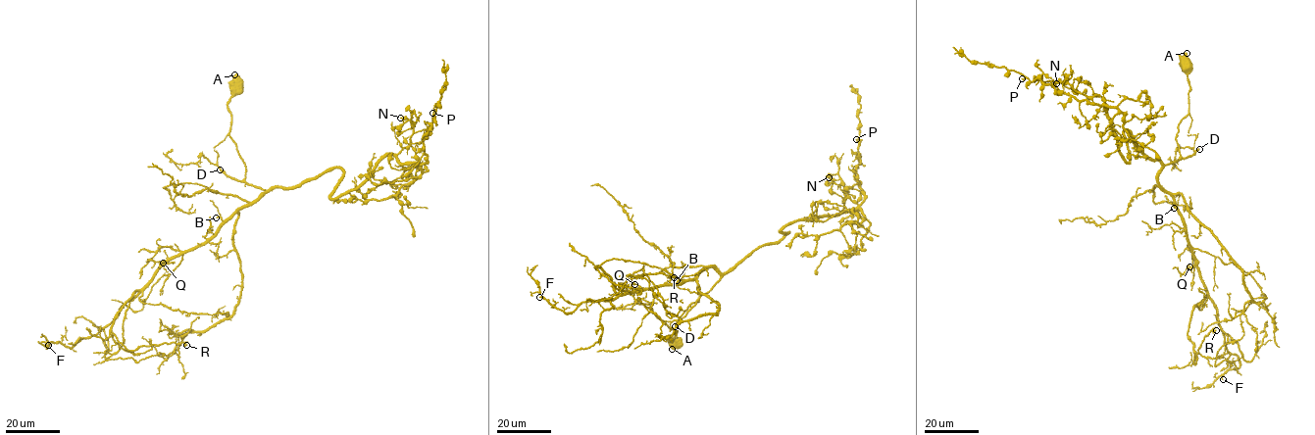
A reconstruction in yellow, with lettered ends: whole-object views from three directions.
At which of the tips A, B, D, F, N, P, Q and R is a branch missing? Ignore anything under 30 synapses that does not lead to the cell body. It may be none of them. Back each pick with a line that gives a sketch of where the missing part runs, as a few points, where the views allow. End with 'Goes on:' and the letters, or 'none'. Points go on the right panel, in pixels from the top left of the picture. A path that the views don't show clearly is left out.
D: missing branch runs (1199, 149), (1204, 143), (1212, 164), (1214, 200), (1235, 263), (1241, 317), (1251, 327), (1242, 368), (1244, 409)
Goes on: D

